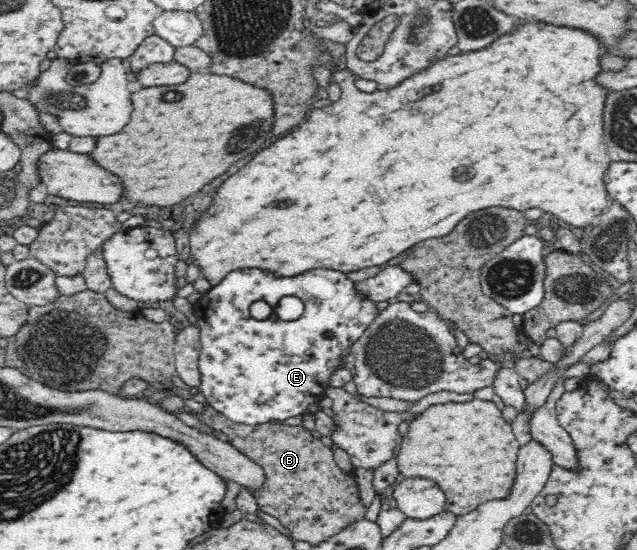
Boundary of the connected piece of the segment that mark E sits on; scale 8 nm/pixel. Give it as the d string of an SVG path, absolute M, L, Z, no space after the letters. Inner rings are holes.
M243 268L243 270L235 270L231 274L227 274L217 286L211 287L209 292L205 292L201 298L194 304L194 315L197 318L195 323L196 327L200 332L200 354L198 360L198 367L201 373L201 384L200 384L200 393L206 398L207 406L216 410L220 414L223 414L228 420L237 423L238 425L257 425L257 424L266 424L272 422L283 422L286 419L296 417L298 415L304 415L306 410L309 410L313 404L318 404L319 400L328 395L328 391L331 387L331 376L333 372L345 367L345 356L351 354L353 350L353 344L365 334L367 328L371 326L373 320L377 319L379 312L381 311L382 305L377 301L373 301L369 295L361 293L357 289L357 282L351 279L351 276L347 276L346 272L339 271L337 269L328 269L328 268L315 268L311 272L303 272L299 276L277 276L274 272L263 272L263 270L257 270L257 268ZM284 296L298 296L303 300L305 305L305 310L301 315L301 318L297 320L291 320L291 322L285 322L285 320L279 320L277 314L273 310L277 306L277 302L281 300ZM253 302L267 302L272 308L272 313L265 320L257 320L251 316L249 308Z

